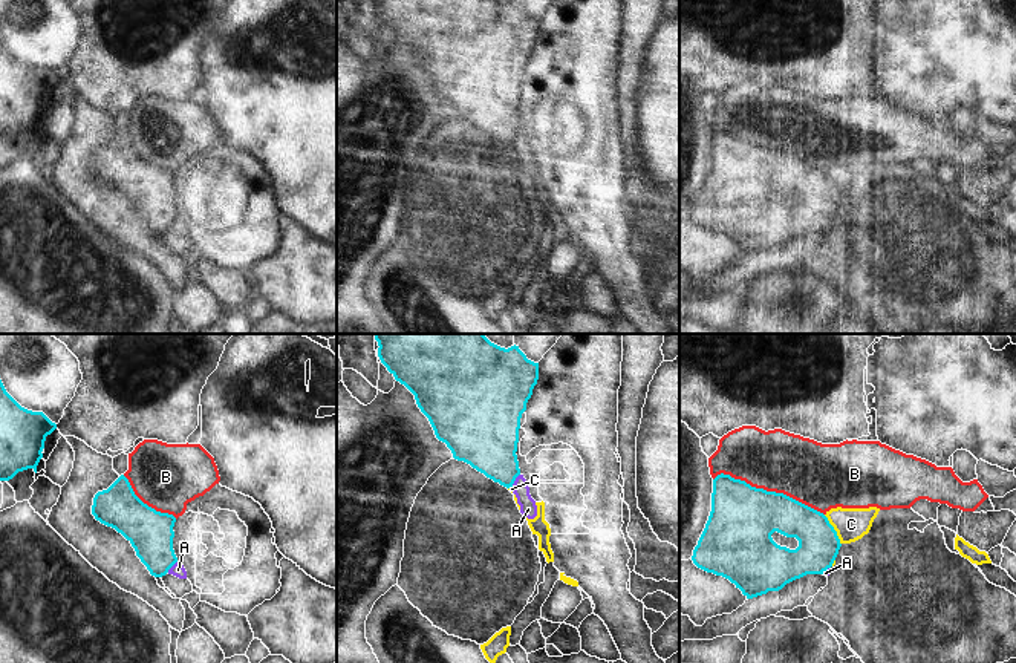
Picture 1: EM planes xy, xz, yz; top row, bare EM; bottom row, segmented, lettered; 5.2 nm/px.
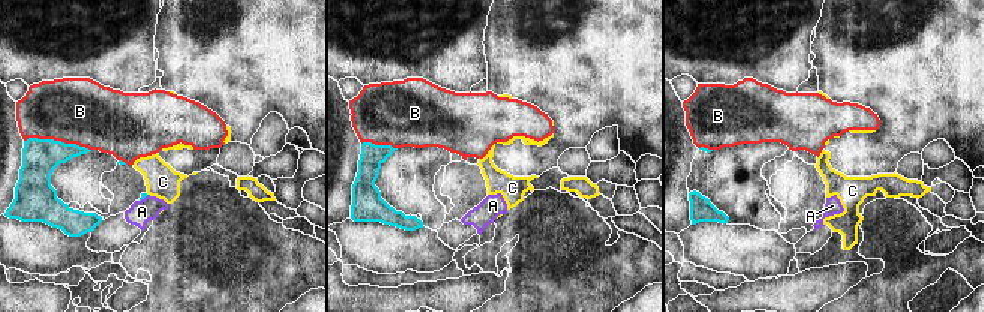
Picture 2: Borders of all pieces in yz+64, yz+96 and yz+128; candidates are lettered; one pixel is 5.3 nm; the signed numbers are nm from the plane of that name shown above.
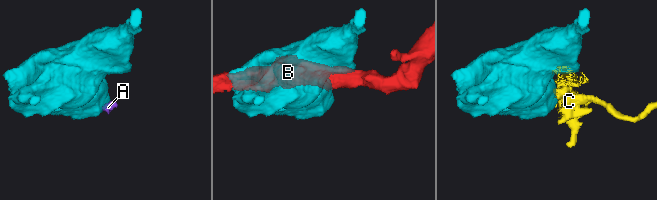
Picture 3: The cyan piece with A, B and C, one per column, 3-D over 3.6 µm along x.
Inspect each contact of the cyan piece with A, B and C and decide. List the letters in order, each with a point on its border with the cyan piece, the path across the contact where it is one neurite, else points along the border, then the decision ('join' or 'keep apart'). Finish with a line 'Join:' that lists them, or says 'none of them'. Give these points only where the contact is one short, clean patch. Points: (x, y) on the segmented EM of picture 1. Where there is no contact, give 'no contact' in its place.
A: xz (514, 480) | along xz (519, 473), (511, 486) | keep apart
B: yz (768, 492) | keep apart
C: yz (834, 530) | along yz (823, 515), (840, 544) | keep apart
Join: none of them

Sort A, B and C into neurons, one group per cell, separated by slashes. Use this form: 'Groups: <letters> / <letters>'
Groups: A C / B

